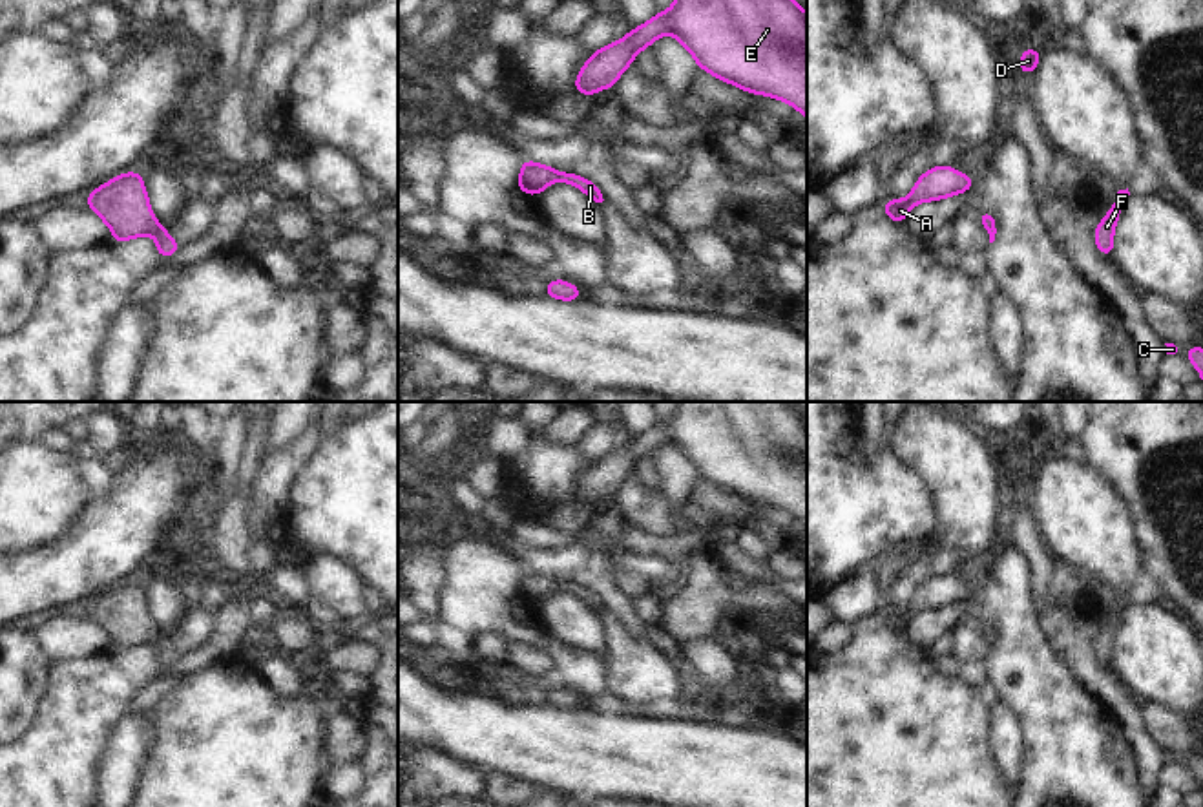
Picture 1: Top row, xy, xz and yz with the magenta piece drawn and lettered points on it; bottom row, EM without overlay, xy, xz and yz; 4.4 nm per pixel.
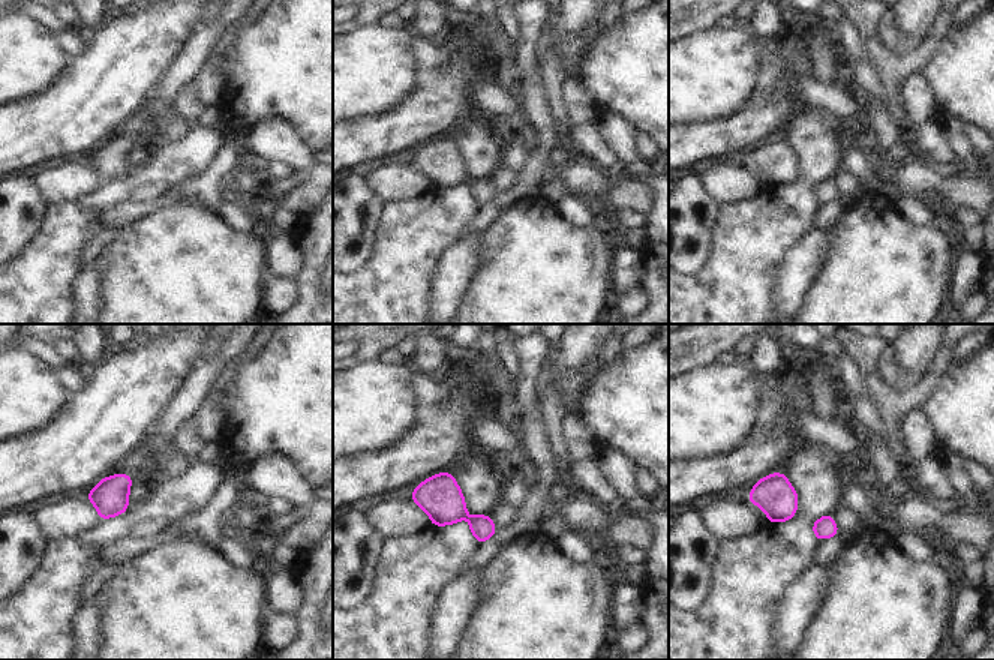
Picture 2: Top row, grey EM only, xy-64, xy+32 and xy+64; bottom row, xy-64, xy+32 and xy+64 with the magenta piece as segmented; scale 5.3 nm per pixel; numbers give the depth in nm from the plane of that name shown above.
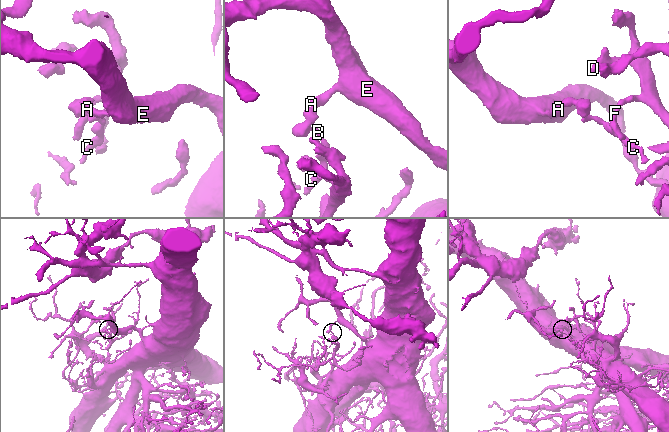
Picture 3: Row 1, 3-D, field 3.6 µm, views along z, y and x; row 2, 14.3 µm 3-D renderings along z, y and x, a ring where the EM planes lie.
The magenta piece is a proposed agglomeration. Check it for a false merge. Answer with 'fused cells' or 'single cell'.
single cell

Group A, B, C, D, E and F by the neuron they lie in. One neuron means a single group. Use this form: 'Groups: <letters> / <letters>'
Groups: A B C D E F

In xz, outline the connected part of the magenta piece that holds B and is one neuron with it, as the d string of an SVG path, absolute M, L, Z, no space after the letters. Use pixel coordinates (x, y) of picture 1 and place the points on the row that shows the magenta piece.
M522 159L522 170L517 181L518 190L522 190L528 195L539 195L542 190L546 190L555 181L562 181L566 184L571 184L582 190L595 203L604 201L599 186L591 183L590 179L584 179L571 172L562 173L551 166Z

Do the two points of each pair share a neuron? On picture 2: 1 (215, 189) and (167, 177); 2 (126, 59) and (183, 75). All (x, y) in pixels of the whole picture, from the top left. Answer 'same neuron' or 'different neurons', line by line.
1: different neurons
2: different neurons

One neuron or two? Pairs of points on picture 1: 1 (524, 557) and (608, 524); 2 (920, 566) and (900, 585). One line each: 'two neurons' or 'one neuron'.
1: one neuron
2: one neuron

